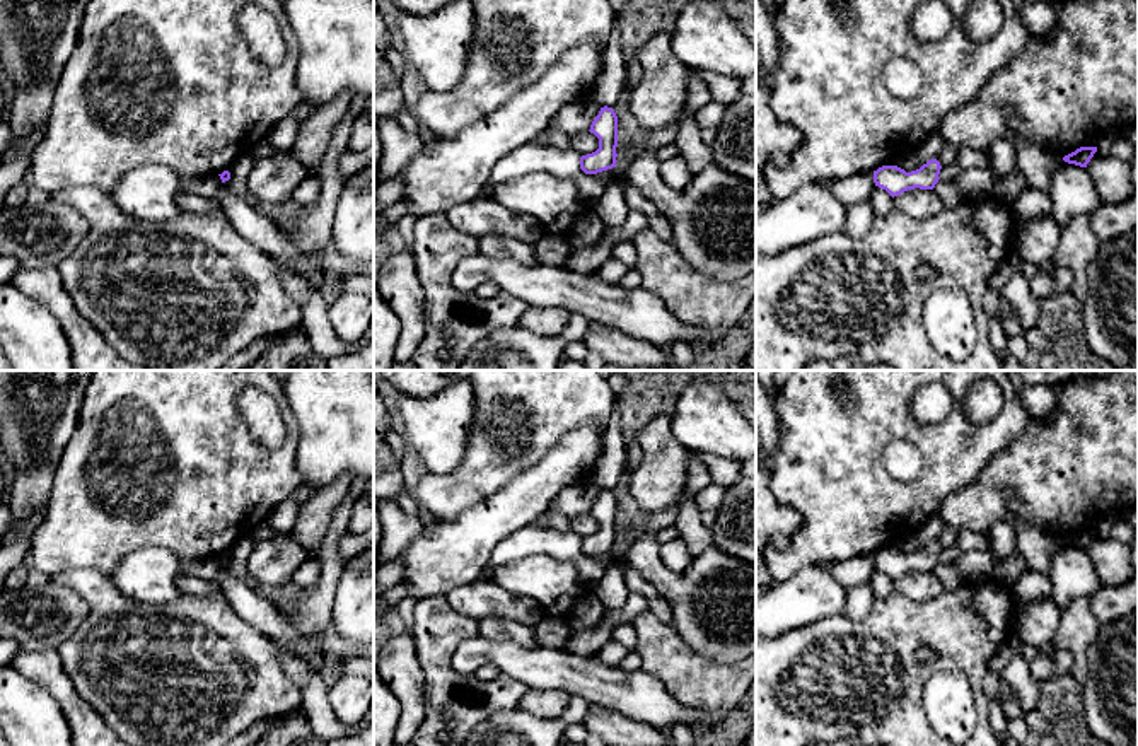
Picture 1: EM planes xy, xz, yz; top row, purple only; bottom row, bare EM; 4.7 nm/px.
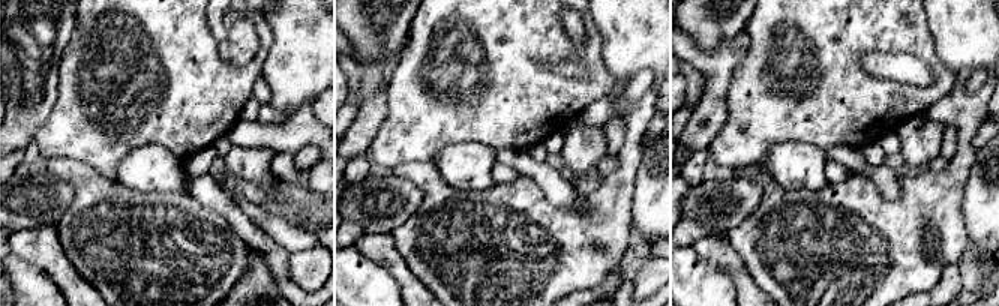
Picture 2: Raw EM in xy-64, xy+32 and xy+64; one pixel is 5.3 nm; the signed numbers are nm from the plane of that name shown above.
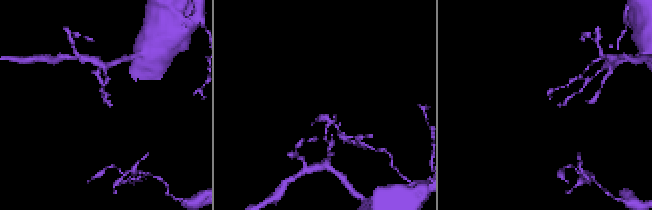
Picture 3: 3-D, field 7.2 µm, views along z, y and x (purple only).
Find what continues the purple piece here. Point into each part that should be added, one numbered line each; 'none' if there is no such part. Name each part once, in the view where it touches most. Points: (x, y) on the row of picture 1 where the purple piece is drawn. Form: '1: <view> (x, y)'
none

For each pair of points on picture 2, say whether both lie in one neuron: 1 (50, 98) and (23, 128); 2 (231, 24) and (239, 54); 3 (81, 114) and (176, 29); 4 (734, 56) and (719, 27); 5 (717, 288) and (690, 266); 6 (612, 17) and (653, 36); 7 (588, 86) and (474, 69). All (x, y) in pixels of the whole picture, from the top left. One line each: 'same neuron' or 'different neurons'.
1: same neuron
2: same neuron
3: same neuron
4: different neurons
5: same neuron
6: same neuron
7: same neuron

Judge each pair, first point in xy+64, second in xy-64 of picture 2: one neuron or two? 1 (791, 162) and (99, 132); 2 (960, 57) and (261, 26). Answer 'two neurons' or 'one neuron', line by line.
1: two neurons
2: two neurons

